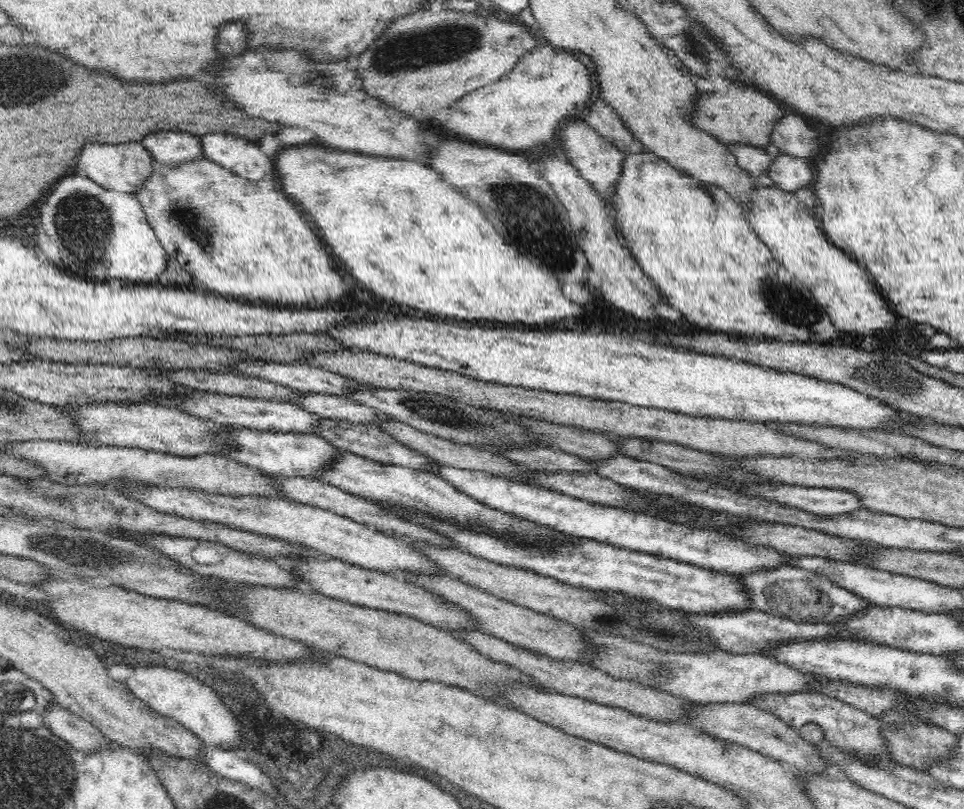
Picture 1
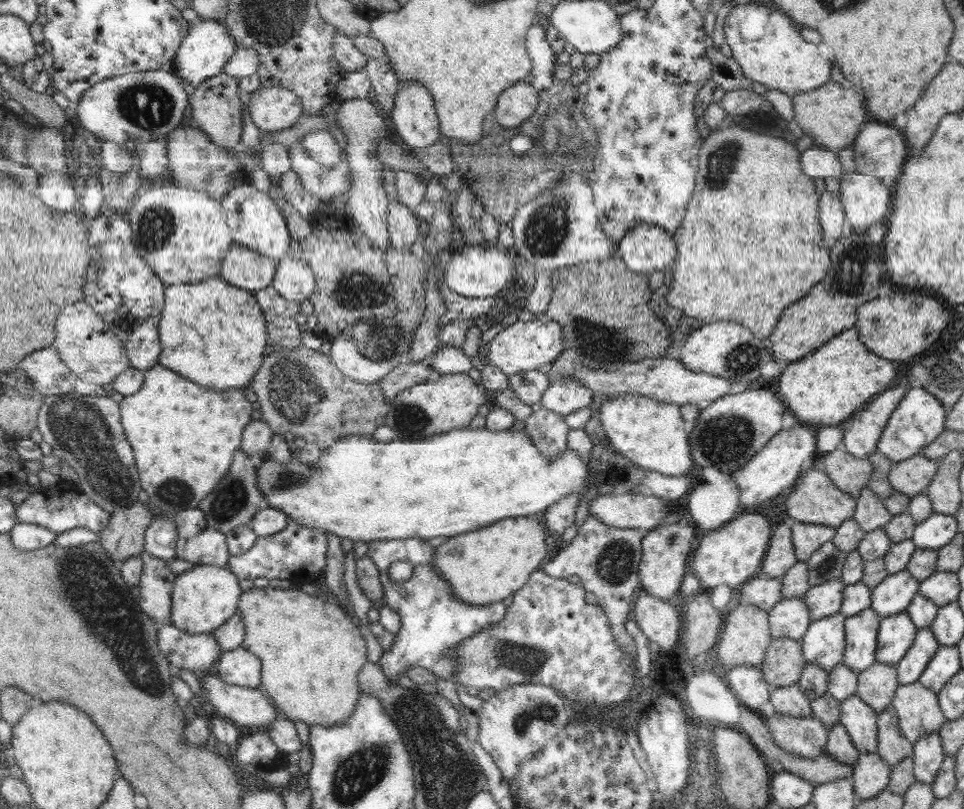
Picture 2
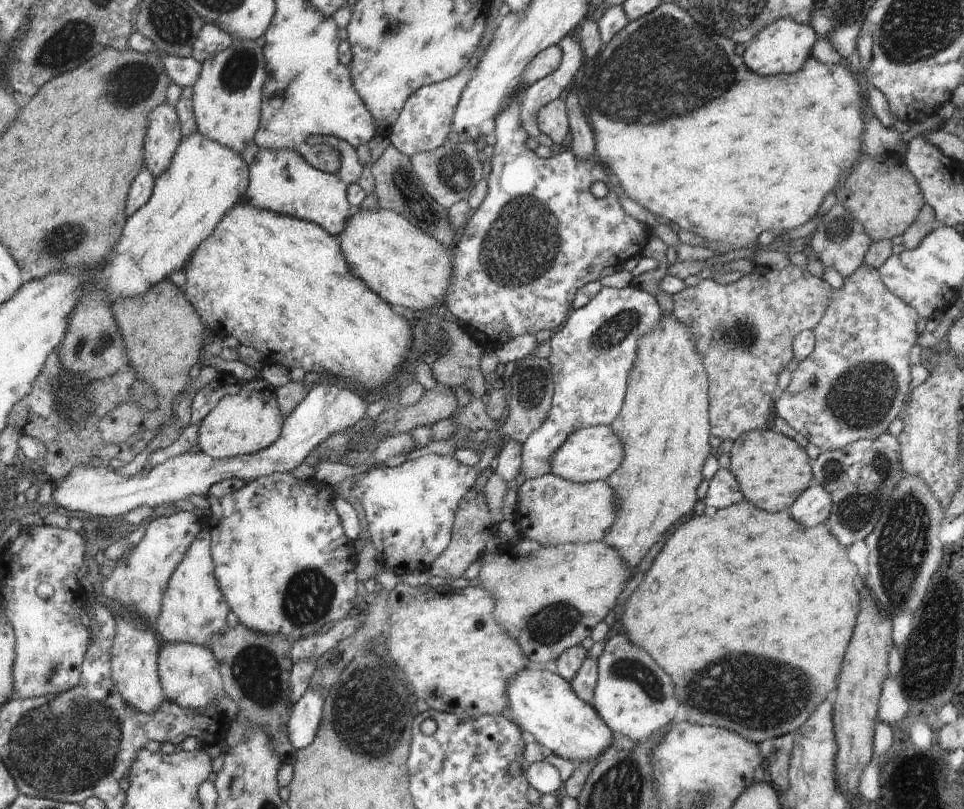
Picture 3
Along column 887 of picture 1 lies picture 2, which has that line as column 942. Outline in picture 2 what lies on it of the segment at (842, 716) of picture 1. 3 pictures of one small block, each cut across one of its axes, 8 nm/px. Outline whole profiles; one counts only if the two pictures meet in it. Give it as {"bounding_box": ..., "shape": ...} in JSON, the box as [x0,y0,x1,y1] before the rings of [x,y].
{"bounding_box":[912,731,945,784],"shape":[[[938,731],[920,736],[920,739],[913,744],[912,755],[915,780],[932,784],[935,776],[940,772],[945,757]]]}

